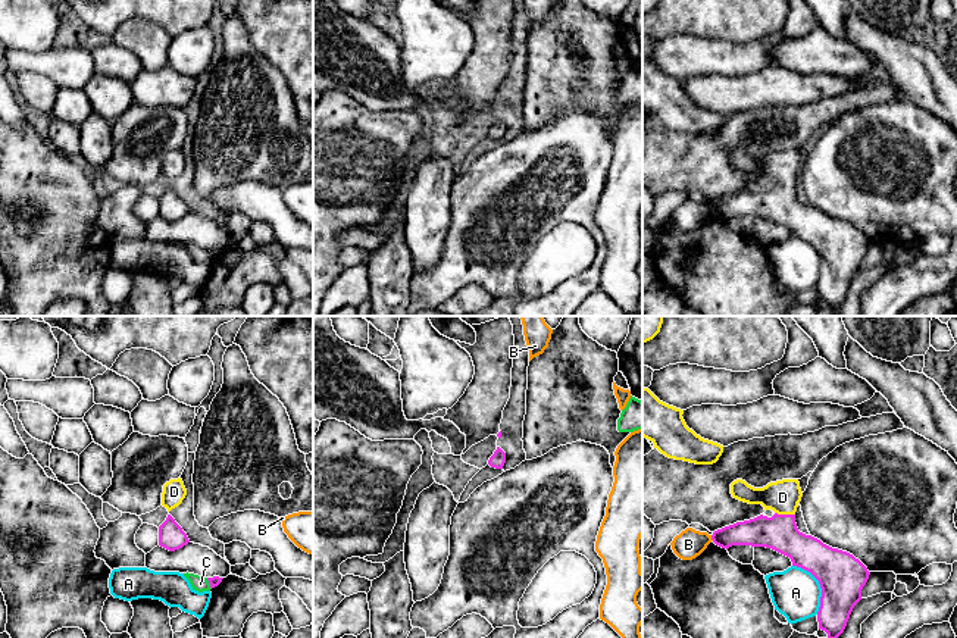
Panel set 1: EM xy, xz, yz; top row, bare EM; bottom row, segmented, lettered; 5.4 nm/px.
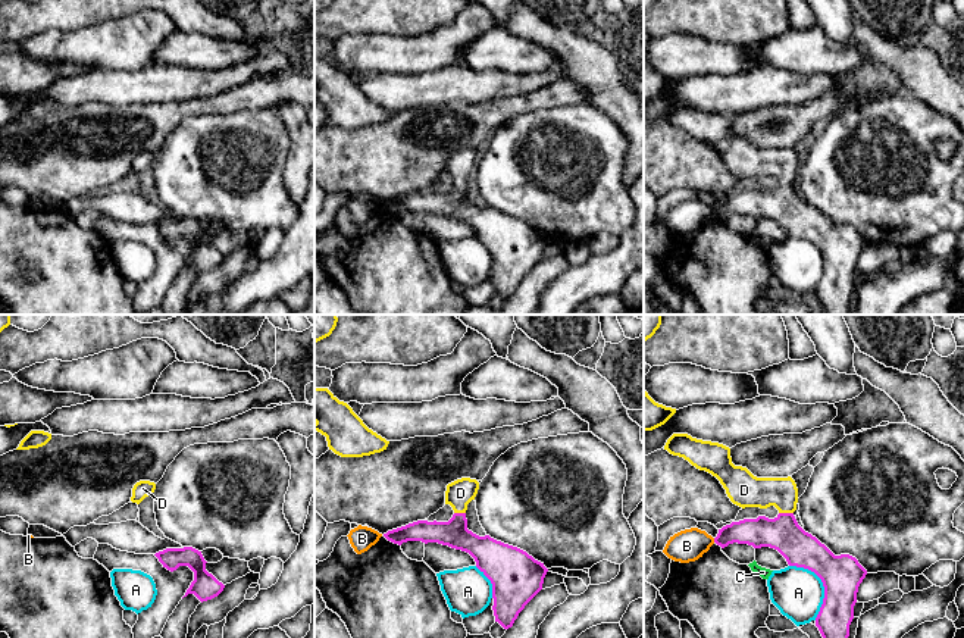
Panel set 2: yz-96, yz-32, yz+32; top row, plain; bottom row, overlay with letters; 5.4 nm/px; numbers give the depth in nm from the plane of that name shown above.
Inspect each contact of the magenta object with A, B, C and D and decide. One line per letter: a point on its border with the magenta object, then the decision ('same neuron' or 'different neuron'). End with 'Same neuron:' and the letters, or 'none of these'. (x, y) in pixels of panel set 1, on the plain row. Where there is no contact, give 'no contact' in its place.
A: yz (821, 256) | different neuron
B: yz (712, 209) | different neuron
C: xy (209, 253) | different neuron
D: yz (785, 185) | same neuron
Same neuron: D

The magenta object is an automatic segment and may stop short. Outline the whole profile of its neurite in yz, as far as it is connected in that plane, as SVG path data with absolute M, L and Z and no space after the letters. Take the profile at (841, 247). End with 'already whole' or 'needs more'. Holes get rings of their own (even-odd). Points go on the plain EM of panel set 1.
M736 150L731 154L731 165L739 172L761 175L775 185L760 185L717 200L712 206L713 213L726 221L732 216L772 219L789 228L792 237L810 243L822 259L819 300L825 301L829 310L836 310L861 270L861 260L870 245L867 238L853 225L798 201L795 182L803 168L798 150L782 150L763 159Z | needs more

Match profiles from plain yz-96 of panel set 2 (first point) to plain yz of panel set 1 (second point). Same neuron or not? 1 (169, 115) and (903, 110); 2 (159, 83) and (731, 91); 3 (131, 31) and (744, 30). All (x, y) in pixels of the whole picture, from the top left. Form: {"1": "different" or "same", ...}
{"1": "different", "2": "same", "3": "different"}

